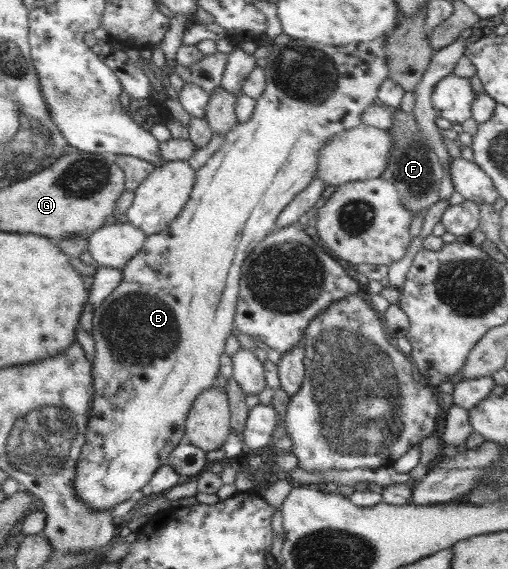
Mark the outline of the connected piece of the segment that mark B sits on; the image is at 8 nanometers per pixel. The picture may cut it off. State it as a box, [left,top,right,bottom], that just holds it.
[73,35,389,509]

